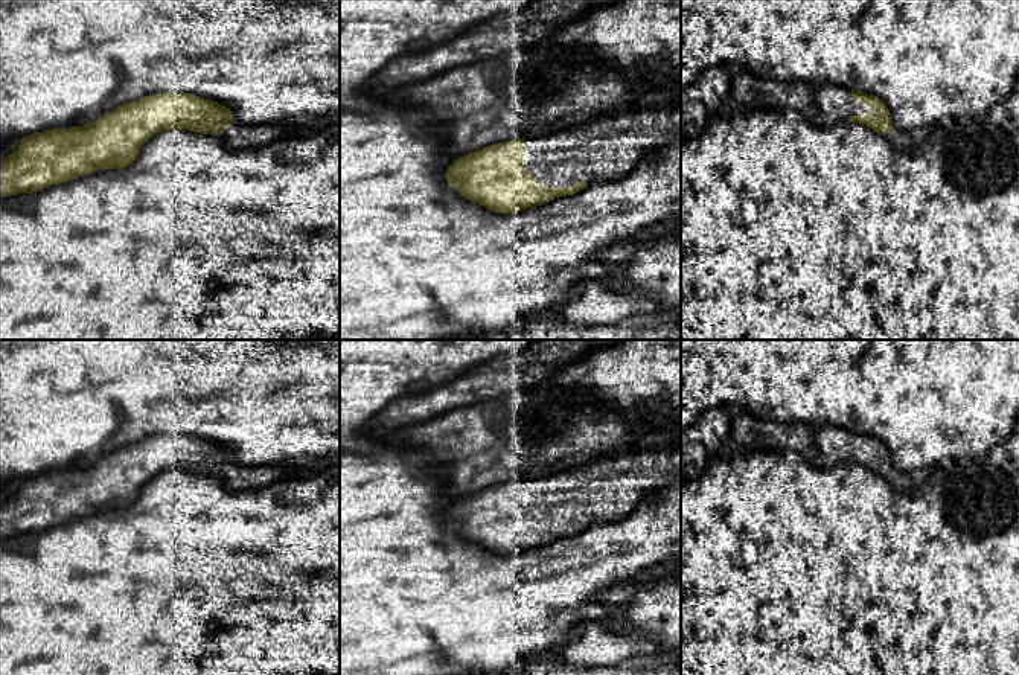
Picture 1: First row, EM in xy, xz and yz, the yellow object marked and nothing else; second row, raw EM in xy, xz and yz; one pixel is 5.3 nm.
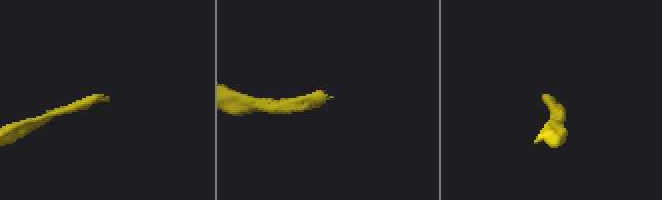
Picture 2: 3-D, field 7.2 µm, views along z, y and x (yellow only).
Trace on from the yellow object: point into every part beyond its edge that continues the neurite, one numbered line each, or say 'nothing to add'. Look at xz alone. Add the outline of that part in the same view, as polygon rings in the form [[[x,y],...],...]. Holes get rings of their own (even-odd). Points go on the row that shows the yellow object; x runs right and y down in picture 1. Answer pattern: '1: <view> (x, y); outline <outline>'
1: xz (608, 148); outline [[[641,104],[615,116],[524,139],[524,166],[545,187],[618,180],[647,155],[681,145],[681,105]]]

